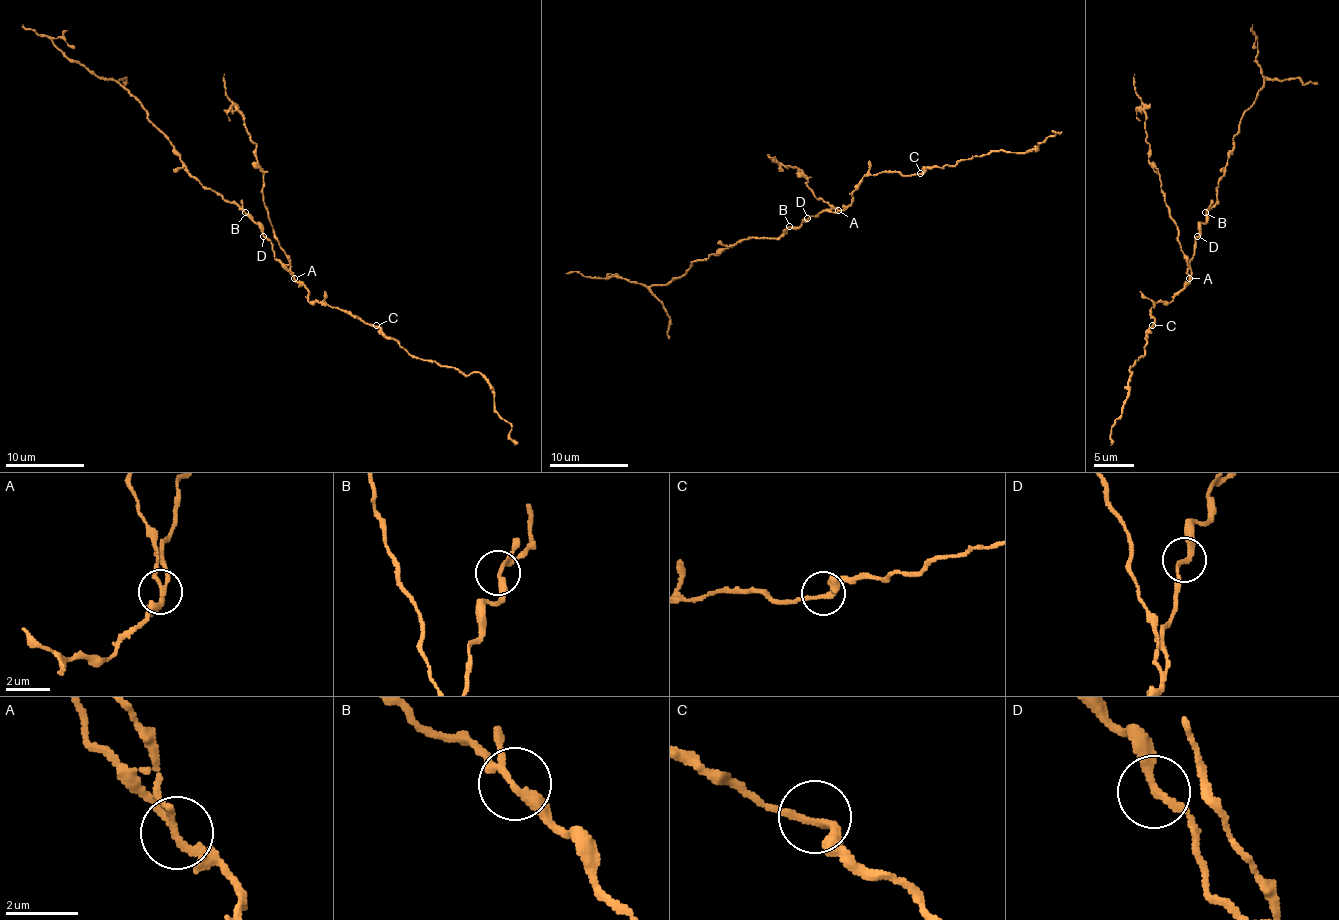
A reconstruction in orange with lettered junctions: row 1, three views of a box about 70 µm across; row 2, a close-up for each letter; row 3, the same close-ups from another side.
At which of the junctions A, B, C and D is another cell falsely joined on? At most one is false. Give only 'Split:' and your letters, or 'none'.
Split: A

